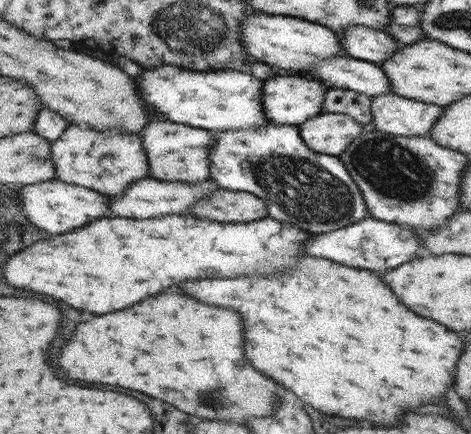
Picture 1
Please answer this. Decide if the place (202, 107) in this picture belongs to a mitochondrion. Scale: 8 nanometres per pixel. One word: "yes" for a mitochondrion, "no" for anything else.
no

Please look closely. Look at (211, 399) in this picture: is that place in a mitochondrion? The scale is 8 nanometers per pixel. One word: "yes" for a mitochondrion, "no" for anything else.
yes

